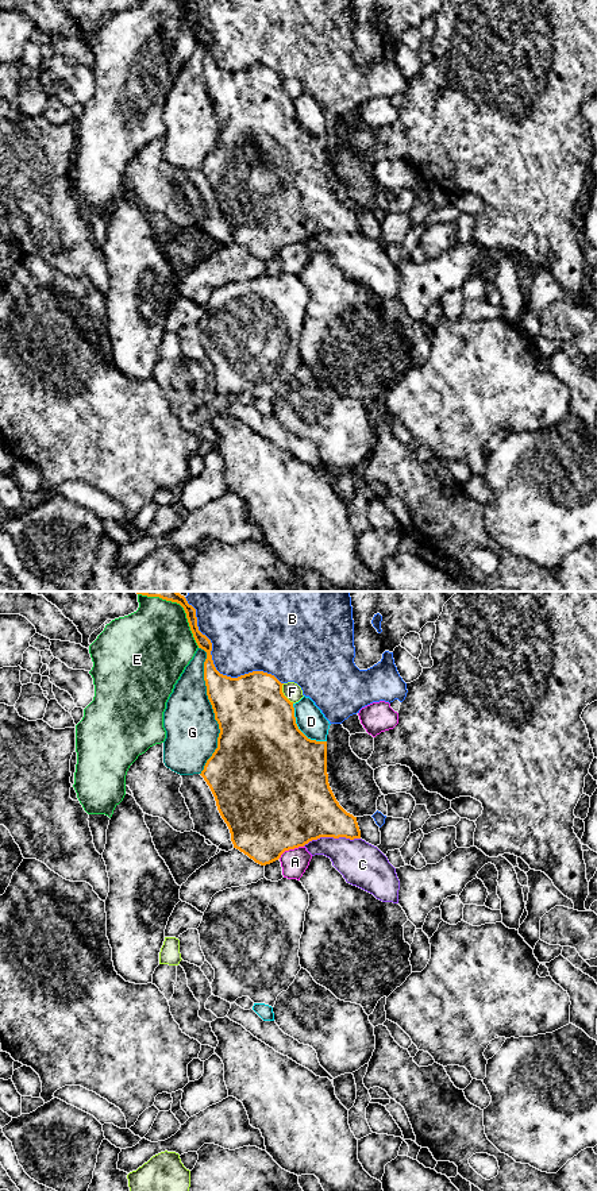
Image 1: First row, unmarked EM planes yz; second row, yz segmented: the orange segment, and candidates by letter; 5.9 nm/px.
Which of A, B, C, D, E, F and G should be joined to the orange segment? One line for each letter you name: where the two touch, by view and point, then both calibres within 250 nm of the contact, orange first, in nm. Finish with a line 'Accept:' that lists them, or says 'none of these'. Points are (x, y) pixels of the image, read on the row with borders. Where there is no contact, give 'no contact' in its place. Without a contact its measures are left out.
Accept: none of these

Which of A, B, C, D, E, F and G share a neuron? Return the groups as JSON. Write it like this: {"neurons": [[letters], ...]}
{"neurons": [["A"], ["B"], ["C"], ["D"], ["E"], ["F"], ["G"]]}

